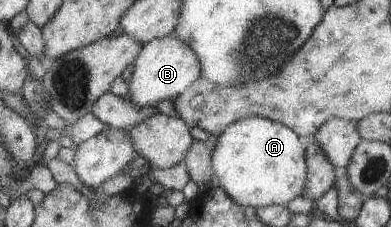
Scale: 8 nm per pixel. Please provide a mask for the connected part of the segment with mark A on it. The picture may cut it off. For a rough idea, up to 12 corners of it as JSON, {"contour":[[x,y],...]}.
{"contour":[[251,116],[225,126],[213,184],[254,209],[304,195],[305,142]]}

